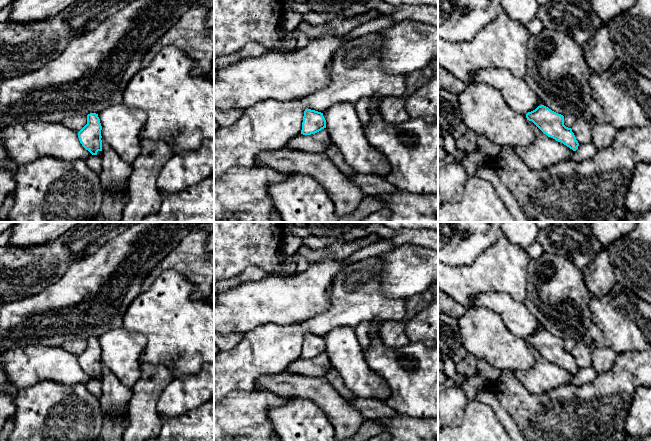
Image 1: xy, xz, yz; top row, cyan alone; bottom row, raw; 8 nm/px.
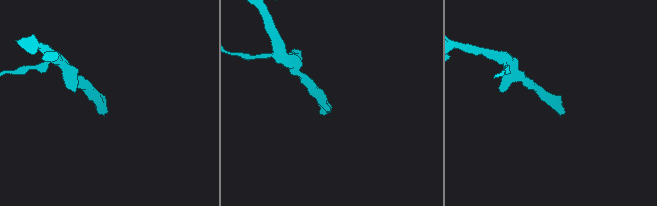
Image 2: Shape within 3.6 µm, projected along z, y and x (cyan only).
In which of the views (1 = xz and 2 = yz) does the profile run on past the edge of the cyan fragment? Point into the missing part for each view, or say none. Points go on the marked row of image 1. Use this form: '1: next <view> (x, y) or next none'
1: next none
2: next none

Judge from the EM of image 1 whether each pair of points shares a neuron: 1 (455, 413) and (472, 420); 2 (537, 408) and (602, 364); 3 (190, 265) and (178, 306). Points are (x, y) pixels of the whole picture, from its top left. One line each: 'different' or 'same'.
1: different
2: different
3: different

